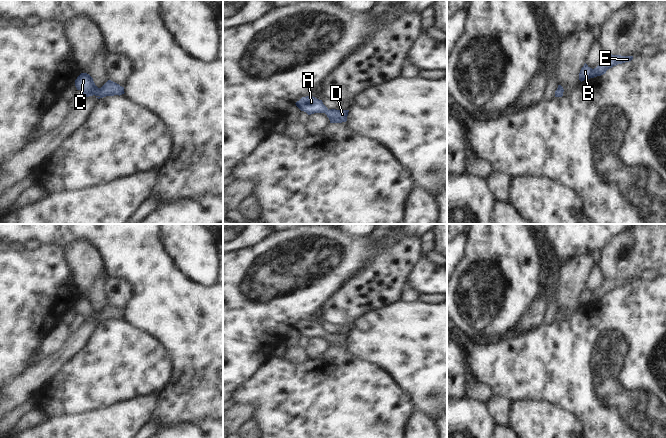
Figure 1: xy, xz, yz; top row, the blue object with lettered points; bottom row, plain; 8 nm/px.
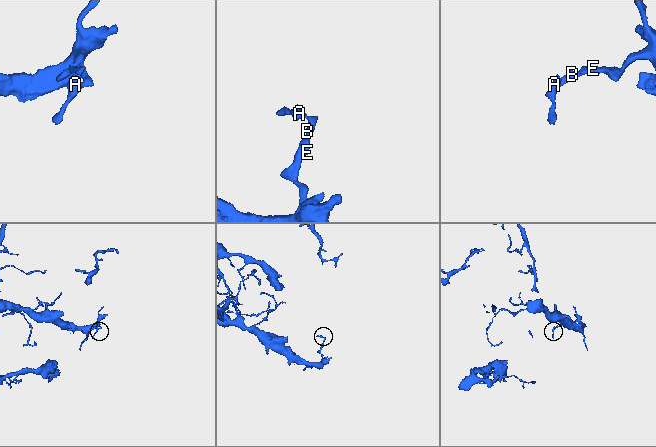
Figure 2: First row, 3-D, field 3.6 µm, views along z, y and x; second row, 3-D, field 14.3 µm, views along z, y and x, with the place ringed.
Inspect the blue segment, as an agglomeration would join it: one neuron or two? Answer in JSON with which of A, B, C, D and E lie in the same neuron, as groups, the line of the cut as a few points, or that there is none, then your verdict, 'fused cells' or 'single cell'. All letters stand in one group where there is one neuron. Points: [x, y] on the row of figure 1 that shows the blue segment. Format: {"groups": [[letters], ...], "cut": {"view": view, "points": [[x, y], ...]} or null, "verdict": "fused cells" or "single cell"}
{"groups": [["A", "B", "C", "D", "E"]], "cut": null, "verdict": "single cell"}

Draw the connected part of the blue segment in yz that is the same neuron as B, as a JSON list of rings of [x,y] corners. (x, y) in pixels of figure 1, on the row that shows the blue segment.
[[[606,55],[602,62],[594,69],[590,68],[586,63],[581,68],[579,73],[579,80],[582,82],[590,78],[601,76],[613,66],[629,62],[633,59],[633,56],[621,56],[621,55]]]

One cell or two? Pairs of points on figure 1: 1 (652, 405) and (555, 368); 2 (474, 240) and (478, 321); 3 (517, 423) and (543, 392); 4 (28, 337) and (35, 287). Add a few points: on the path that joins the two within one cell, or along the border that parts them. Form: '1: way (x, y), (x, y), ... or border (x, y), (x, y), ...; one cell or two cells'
1: way (628, 381), (595, 377), (579, 368); one cell
2: way (479, 260), (478, 301); one cell
3: border (513, 402), (544, 401), (559, 407); two cells
4: way (27, 325), (27, 299); one cell

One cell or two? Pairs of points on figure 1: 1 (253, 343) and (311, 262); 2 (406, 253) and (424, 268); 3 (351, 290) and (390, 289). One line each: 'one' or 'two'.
1: one
2: two
3: one

